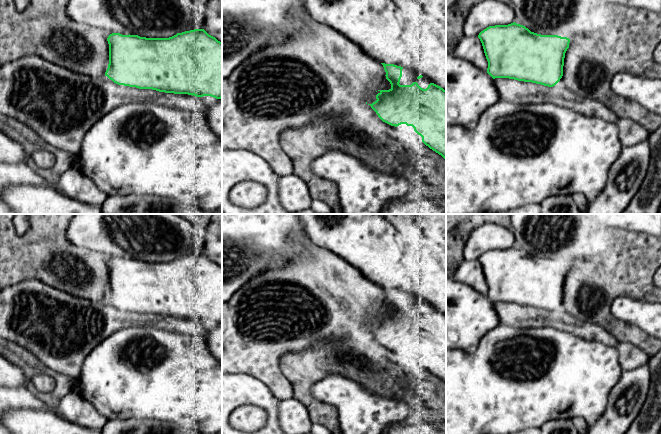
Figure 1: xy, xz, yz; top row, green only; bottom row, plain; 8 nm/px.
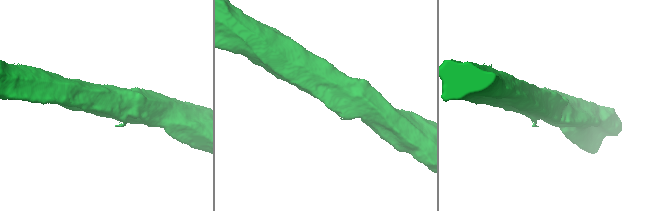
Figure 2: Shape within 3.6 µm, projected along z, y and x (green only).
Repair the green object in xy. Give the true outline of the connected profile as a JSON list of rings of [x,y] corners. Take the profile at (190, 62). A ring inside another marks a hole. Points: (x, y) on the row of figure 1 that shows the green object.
[[[204,29],[177,33],[169,38],[112,33],[107,41],[109,64],[105,76],[118,85],[196,97],[222,98],[222,42]]]

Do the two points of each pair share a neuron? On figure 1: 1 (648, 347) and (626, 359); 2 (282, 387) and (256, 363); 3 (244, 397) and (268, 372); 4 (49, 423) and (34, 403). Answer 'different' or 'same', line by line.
1: different
2: same
3: different
4: different

